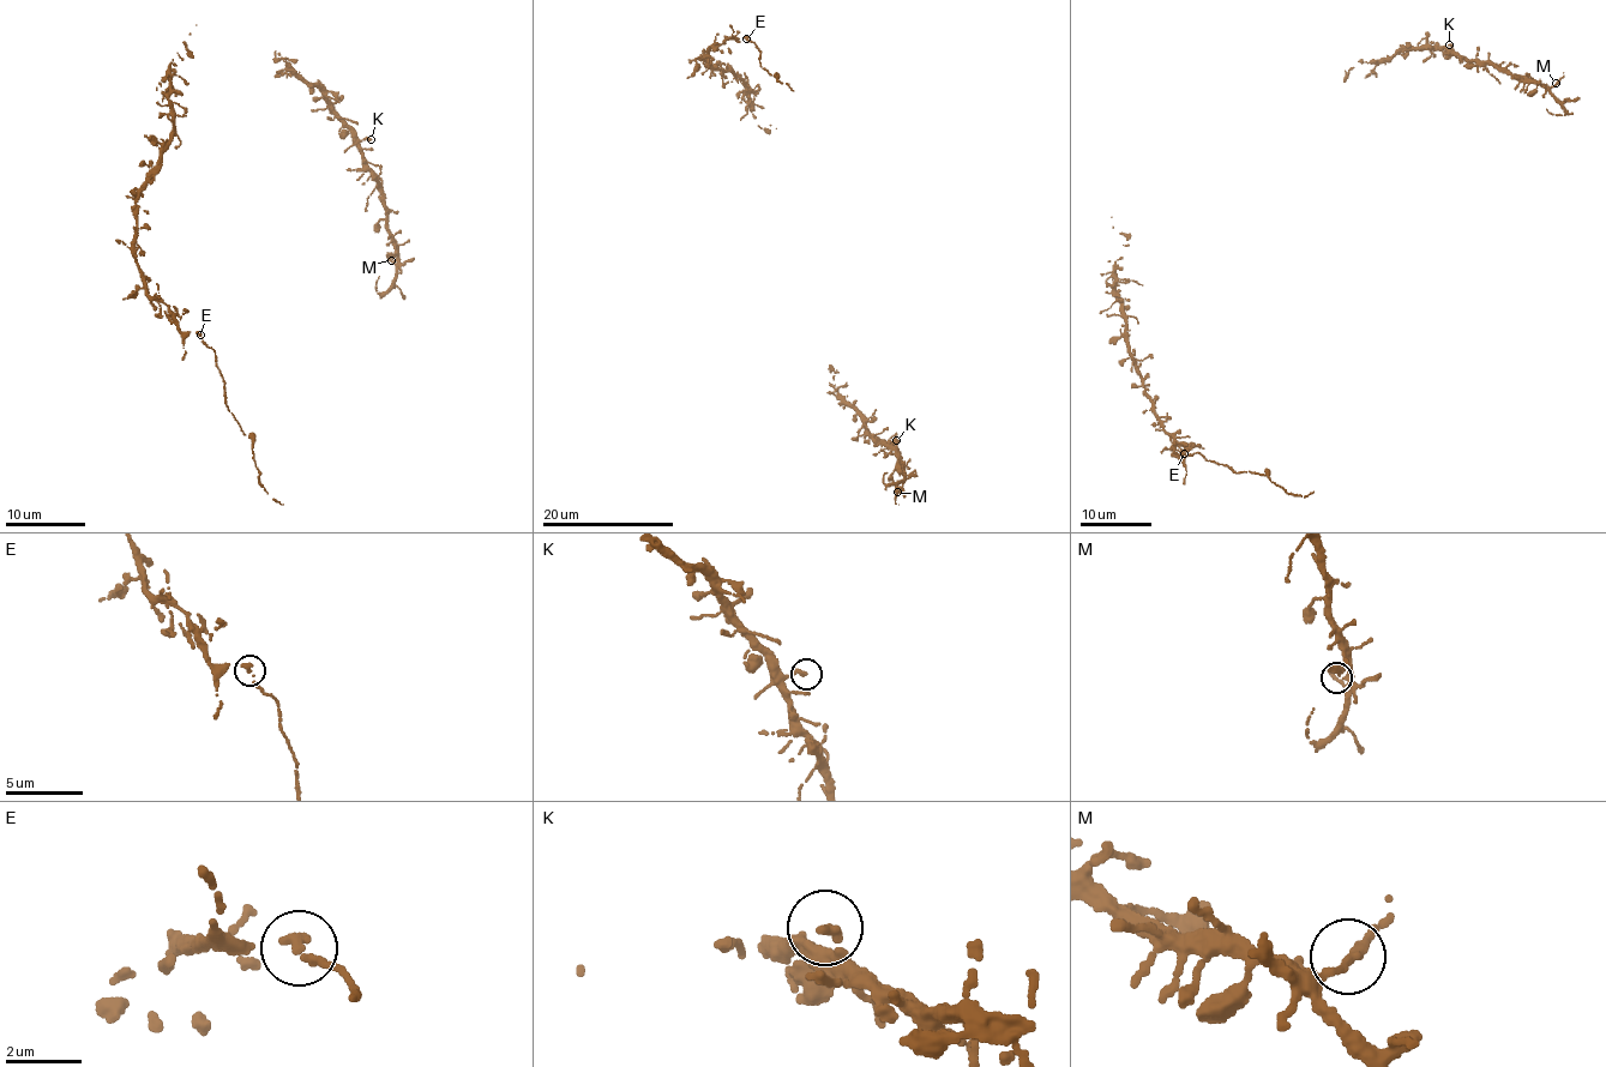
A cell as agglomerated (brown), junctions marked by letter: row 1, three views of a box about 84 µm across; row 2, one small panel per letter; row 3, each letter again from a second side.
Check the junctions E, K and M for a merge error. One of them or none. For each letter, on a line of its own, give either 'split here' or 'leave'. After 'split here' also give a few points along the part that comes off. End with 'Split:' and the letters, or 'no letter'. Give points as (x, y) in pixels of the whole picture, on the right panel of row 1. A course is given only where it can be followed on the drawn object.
E: split here; course (1184, 452), (1197, 452), (1205, 460), (1237, 472), (1269, 474), (1269, 478), (1295, 494), (1305, 496), (1313, 492)
K: leave
M: leave
Split: E

